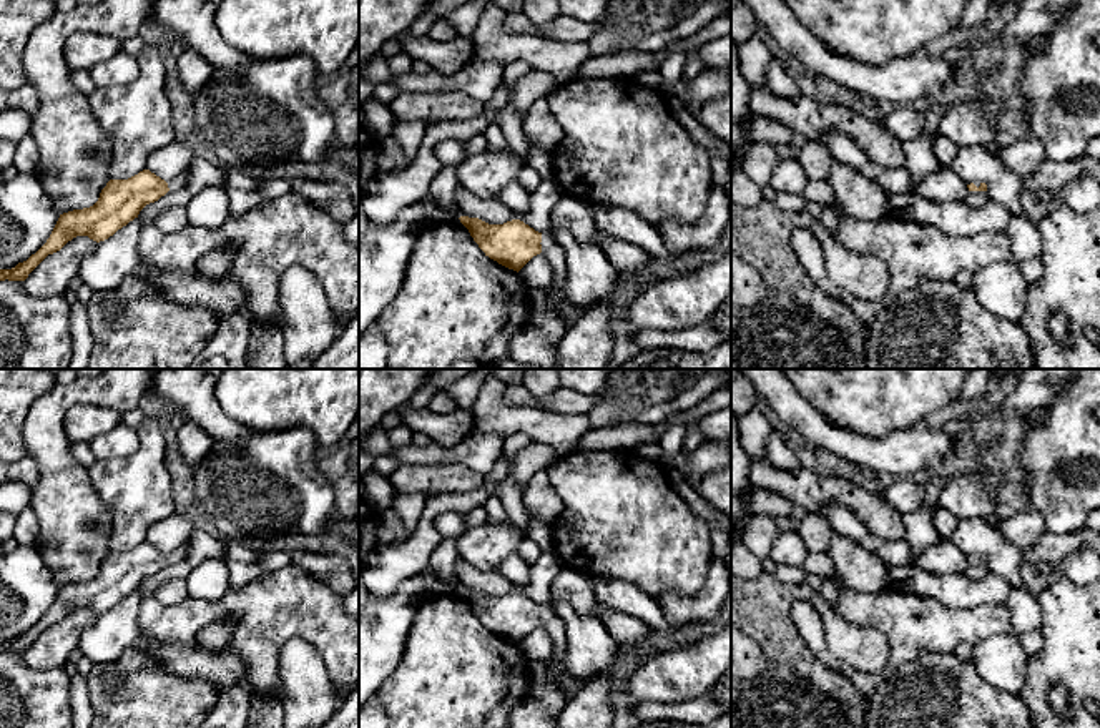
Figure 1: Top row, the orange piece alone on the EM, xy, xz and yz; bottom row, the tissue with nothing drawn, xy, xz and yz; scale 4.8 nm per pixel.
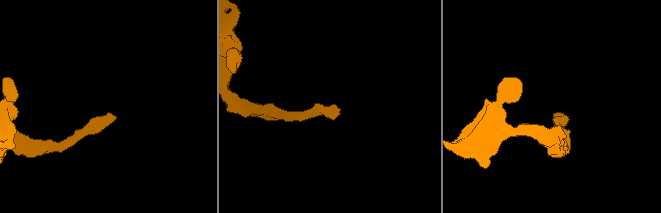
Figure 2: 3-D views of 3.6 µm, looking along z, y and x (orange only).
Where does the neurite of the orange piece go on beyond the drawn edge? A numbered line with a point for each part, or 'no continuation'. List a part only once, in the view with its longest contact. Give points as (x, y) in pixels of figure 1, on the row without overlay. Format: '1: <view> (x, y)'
1: xz (555, 627)

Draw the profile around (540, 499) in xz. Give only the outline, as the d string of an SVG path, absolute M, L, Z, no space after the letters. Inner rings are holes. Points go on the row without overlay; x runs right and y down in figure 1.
M547 470L537 472L525 485L523 505L528 514L545 522L553 522L563 510L563 502L550 484Z

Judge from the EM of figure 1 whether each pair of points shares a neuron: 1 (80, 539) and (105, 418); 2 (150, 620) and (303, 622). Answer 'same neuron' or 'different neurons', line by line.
1: different neurons
2: same neuron

